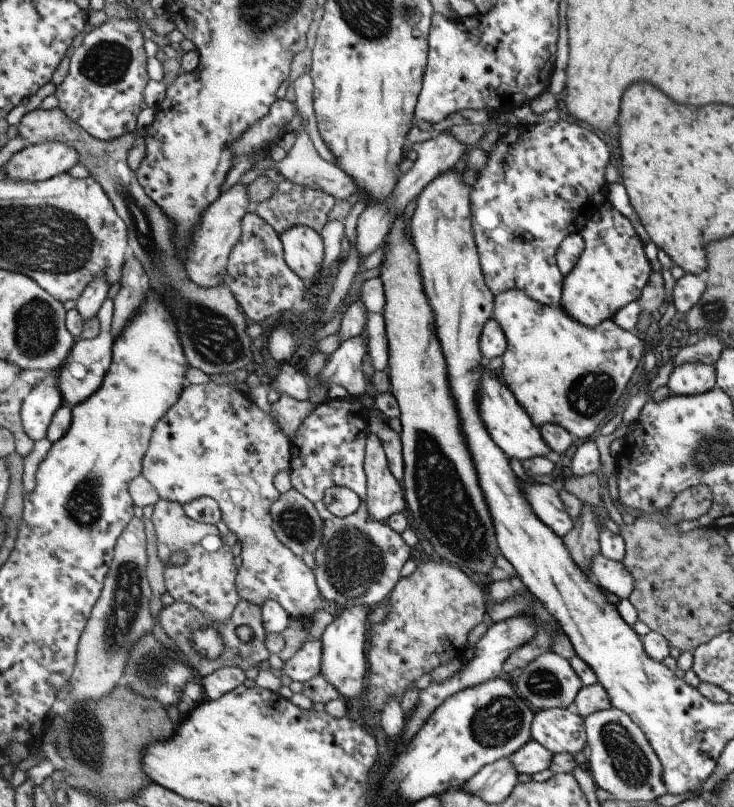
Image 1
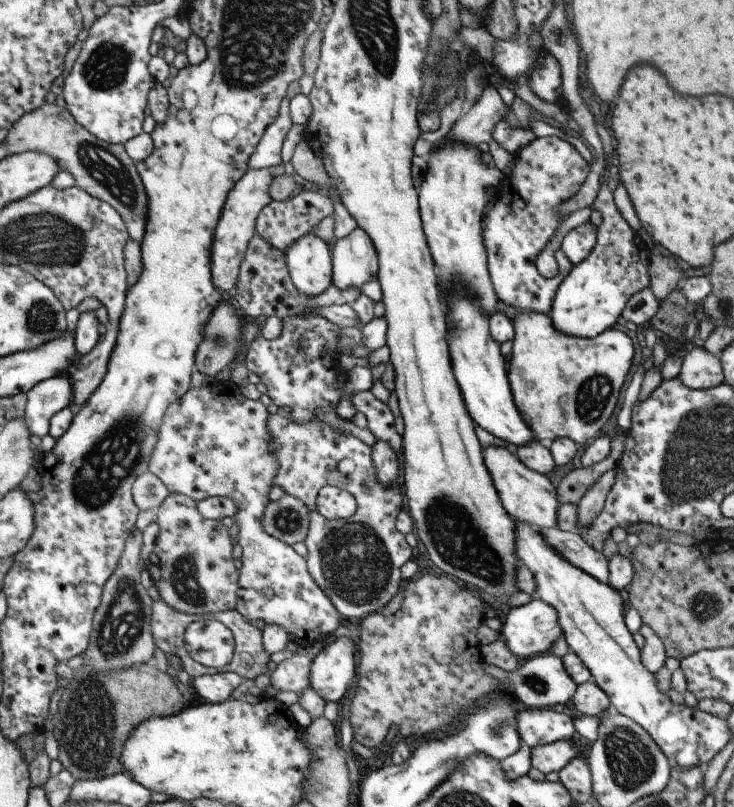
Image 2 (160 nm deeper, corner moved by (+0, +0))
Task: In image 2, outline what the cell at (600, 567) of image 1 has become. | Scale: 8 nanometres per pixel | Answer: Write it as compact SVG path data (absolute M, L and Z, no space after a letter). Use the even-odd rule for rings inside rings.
M555 527L536 528L542 539L575 568L586 572L601 584L608 584L608 562L603 555L583 542L577 534Z

